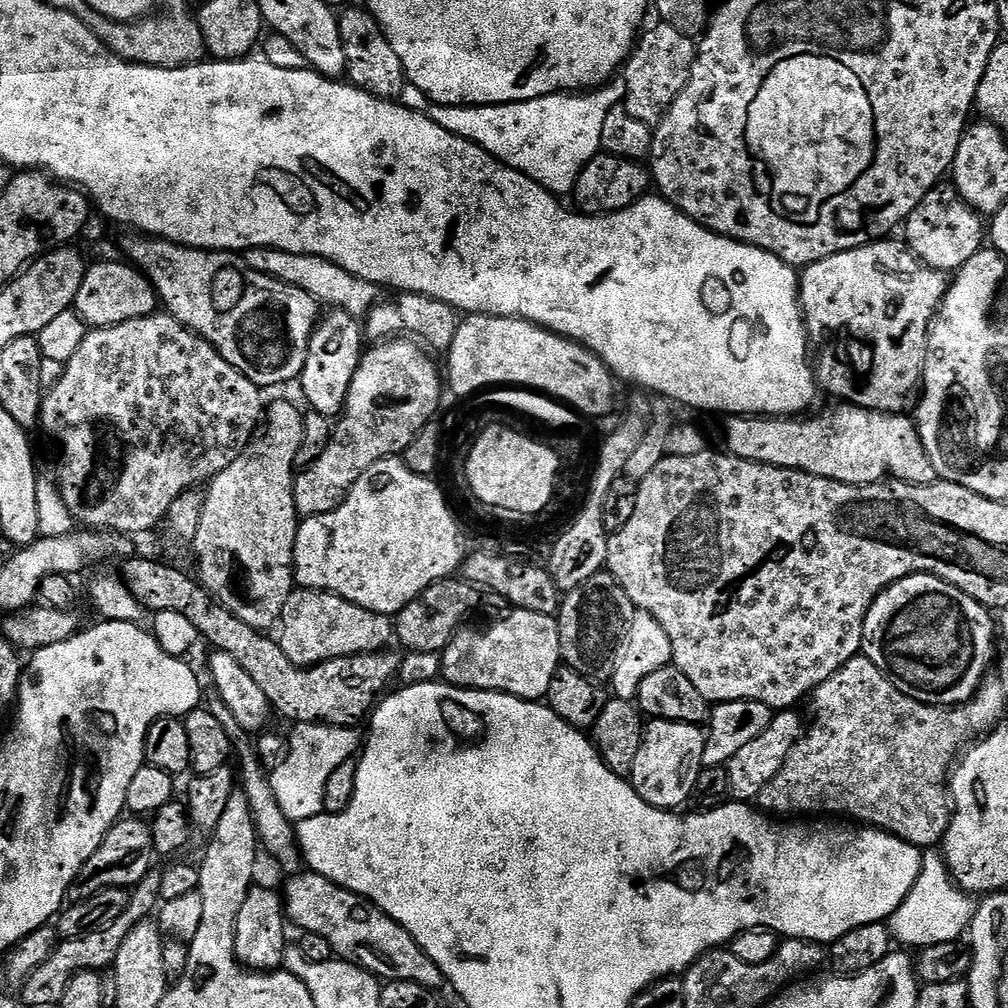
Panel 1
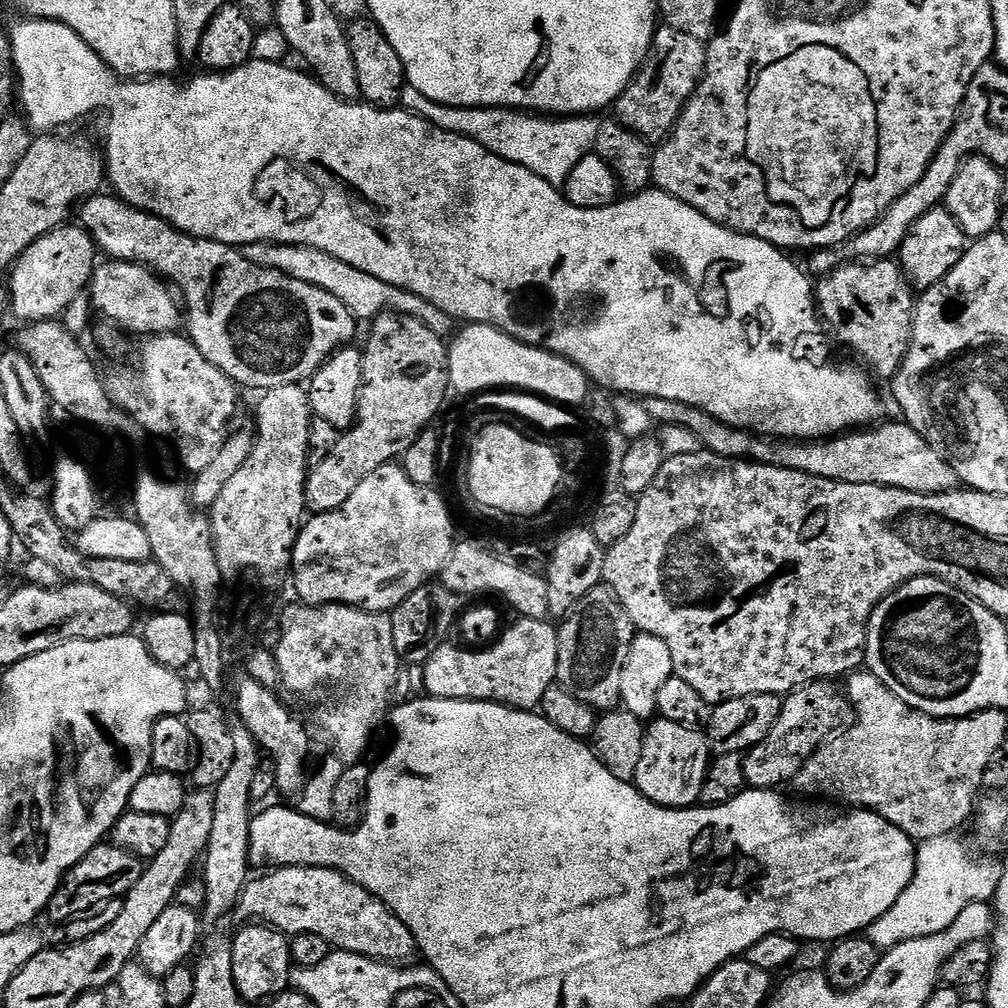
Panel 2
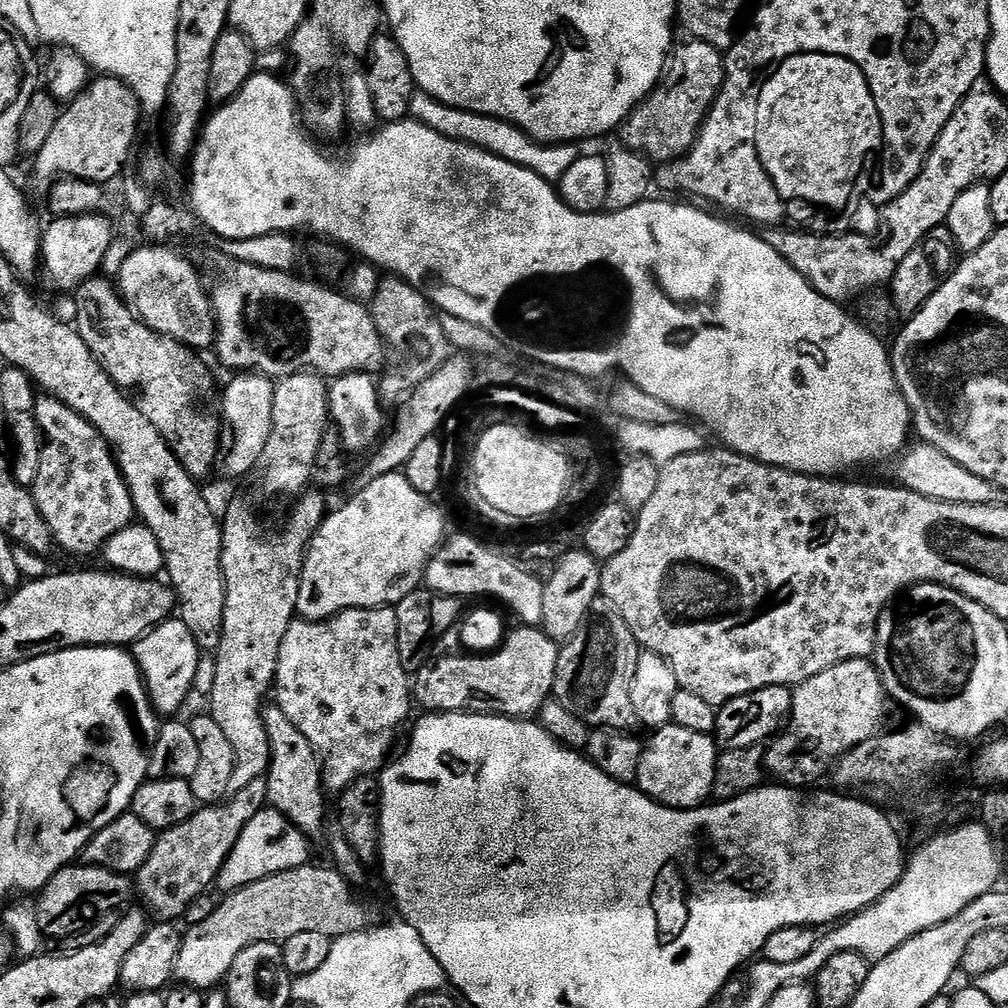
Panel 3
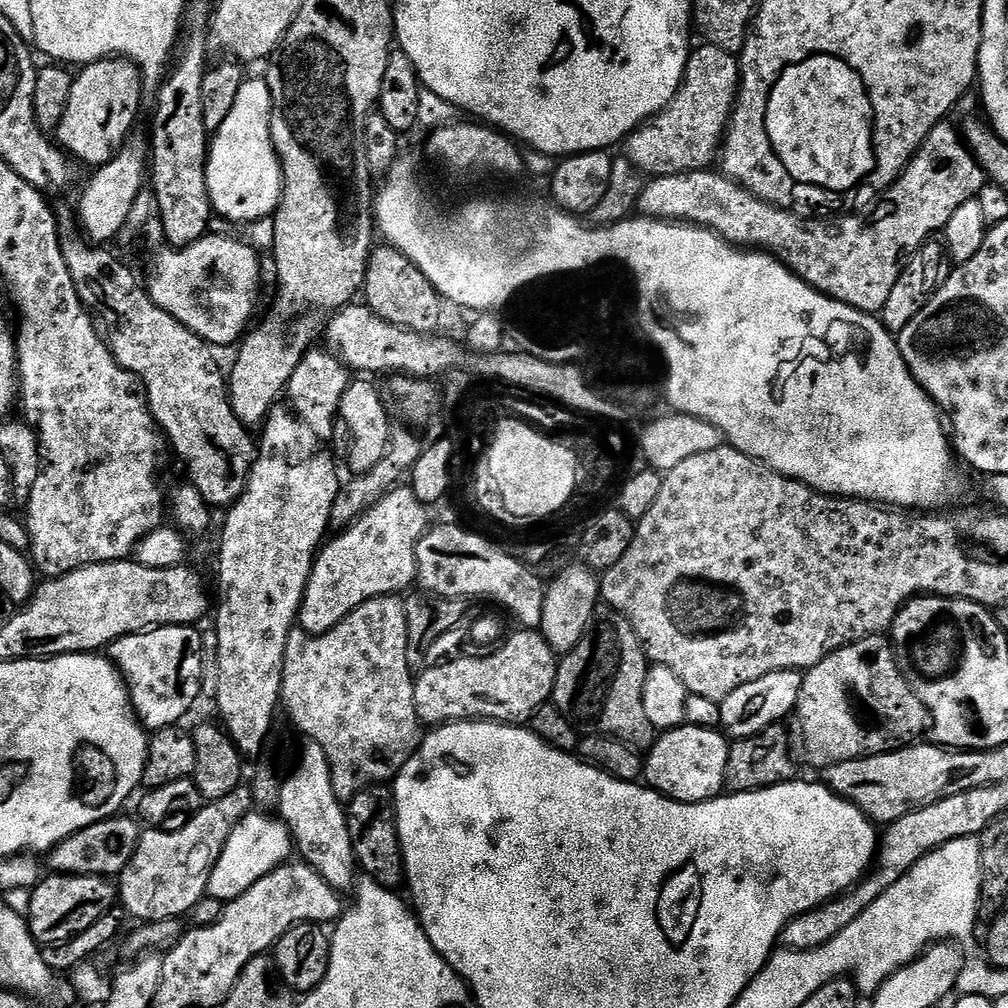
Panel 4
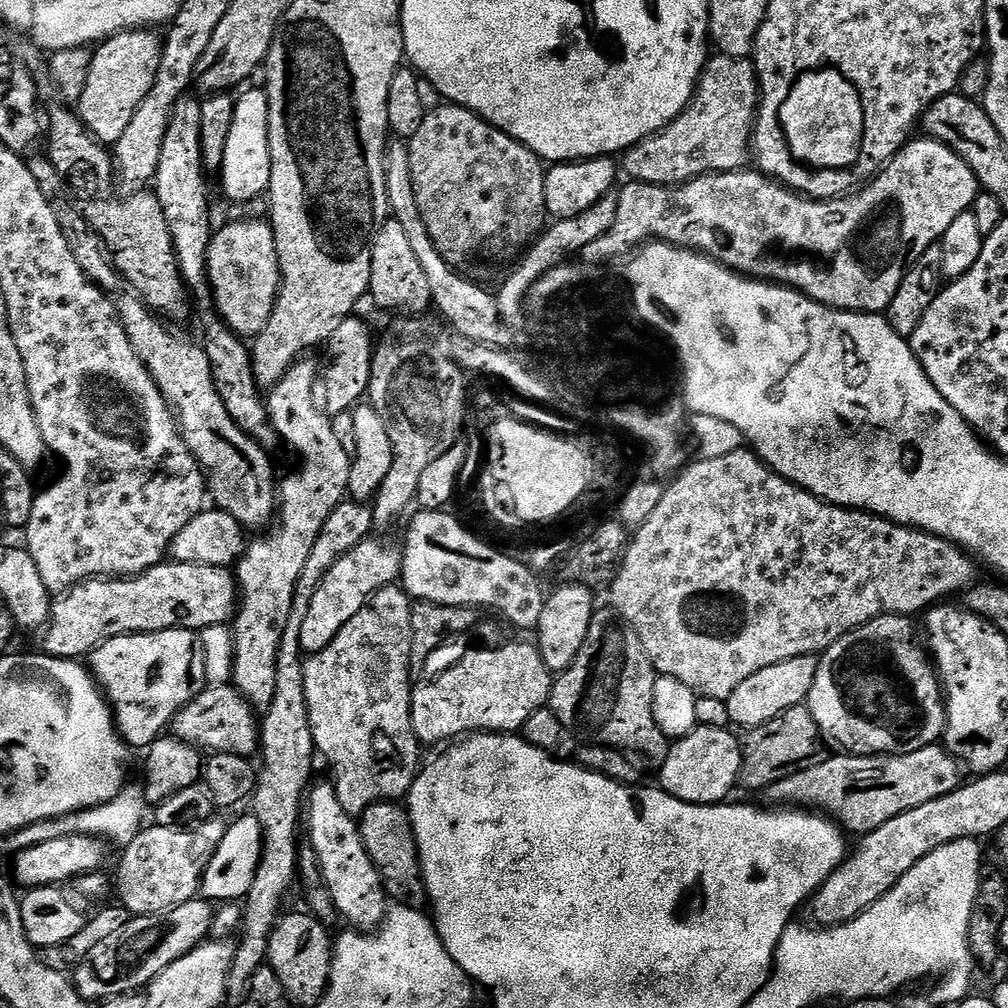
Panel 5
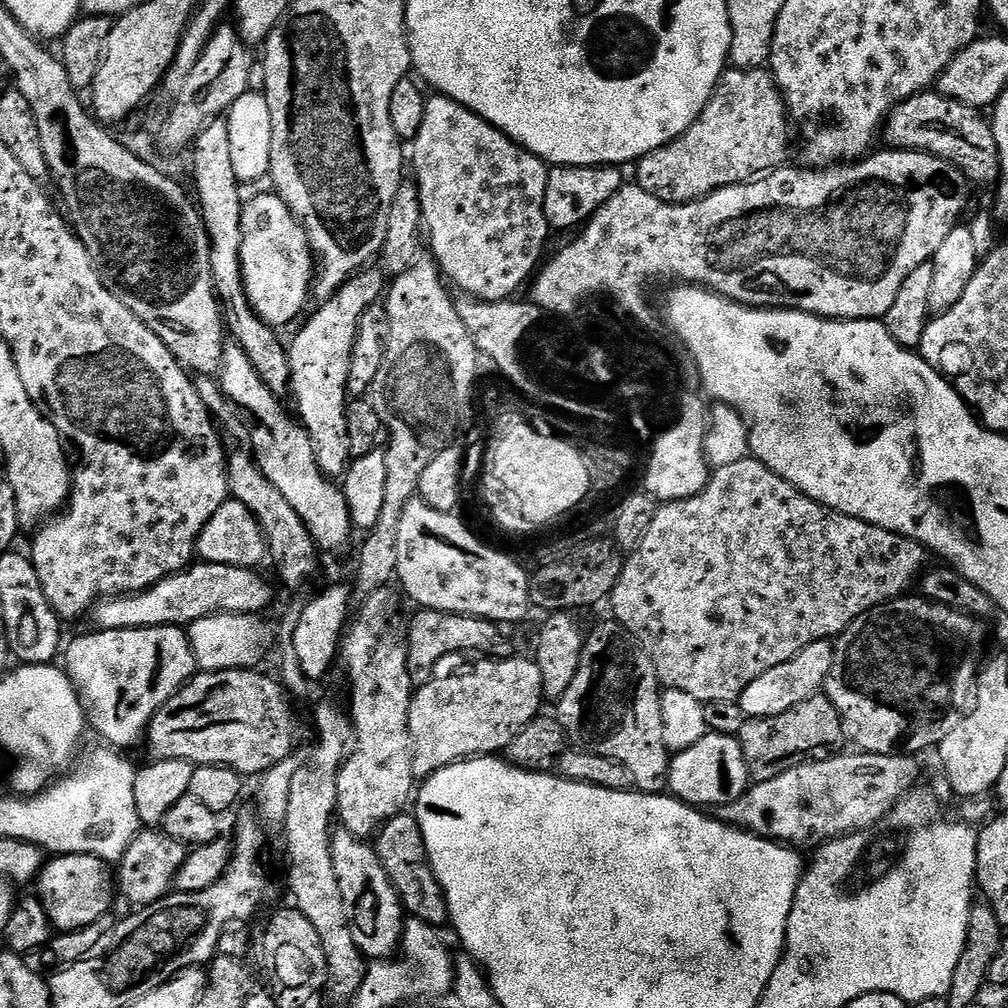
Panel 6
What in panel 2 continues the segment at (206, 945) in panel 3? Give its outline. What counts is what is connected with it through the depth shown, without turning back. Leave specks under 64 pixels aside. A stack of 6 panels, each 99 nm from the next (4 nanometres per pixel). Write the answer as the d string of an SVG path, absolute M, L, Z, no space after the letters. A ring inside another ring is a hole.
M277 868L265 871L264 876L249 879L242 890L234 909L234 916L240 922L256 921L276 928L285 936L301 936L302 934L318 934L333 949L341 952L353 952L371 960L380 960L383 964L403 965L418 949L414 934L406 930L406 926L387 906L370 890L358 886L350 878L346 878L333 868Z

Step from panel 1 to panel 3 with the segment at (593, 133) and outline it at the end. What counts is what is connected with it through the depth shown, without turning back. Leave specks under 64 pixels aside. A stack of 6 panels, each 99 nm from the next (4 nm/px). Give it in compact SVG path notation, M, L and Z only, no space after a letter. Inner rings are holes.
M419 90L412 95L410 116L418 123L430 126L430 130L438 130L438 134L442 134L446 138L457 140L463 144L472 144L506 162L514 162L526 170L534 170L534 174L538 174L549 182L560 181L562 174L566 174L566 170L570 170L570 166L574 166L578 155L575 143L541 144L539 140L533 140L531 136L510 122L443 104L441 100L436 100L430 94Z

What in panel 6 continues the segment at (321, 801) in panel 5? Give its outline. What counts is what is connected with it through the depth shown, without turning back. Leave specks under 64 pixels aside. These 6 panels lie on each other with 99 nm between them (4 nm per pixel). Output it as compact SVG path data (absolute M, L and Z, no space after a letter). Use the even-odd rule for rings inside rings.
M337 827L332 834L332 853L334 854L334 874L338 874L338 887L342 889L342 903L346 905L346 918L350 918L350 934L354 934L354 942L358 950L372 962L384 962L395 957L402 948L406 913L398 898L398 890L394 890L394 882L390 882L375 847L361 837L350 834L345 828Z

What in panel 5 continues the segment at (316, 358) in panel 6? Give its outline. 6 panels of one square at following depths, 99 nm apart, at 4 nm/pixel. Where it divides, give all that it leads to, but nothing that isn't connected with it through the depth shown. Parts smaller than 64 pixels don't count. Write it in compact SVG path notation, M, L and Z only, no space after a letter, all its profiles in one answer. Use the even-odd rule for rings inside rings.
M312 358L297 360L291 370L271 388L266 396L268 418L272 428L281 441L285 440L300 455L300 472L292 472L284 481L282 479L279 481L278 515L275 517L274 527L267 534L257 535L260 537L253 544L251 541L245 547L244 555L234 565L238 607L230 624L231 683L236 691L256 710L268 708L274 698L274 674L278 666L278 646L282 642L282 630L286 630L286 622L290 618L294 590L298 586L302 566L306 566L306 558L310 558L310 550L314 550L314 542L318 538L322 526L326 526L326 518L330 518L333 510L343 504L348 496L352 457L342 450L342 445L337 441L337 435L334 434L334 426L329 413L322 410L318 403L318 364L308 359Z

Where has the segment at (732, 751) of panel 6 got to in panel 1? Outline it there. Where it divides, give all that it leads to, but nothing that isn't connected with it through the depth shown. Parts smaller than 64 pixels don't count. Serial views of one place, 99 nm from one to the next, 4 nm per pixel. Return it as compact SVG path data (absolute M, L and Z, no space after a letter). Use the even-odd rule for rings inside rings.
M649 719L644 726L642 746L638 746L638 754L634 757L634 770L630 777L630 783L636 793L647 804L655 808L665 810L683 809L683 804L693 799L696 791L696 783L701 772L704 771L704 751L708 737L705 729L699 724L683 724L682 722L670 722L669 720Z

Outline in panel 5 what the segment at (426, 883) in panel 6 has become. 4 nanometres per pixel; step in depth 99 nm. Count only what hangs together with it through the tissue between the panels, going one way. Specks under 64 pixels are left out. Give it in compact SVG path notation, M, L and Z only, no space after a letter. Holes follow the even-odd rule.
M383 800L364 811L358 817L358 823L366 854L370 854L370 862L374 862L382 878L389 901L407 908L423 909L428 904L428 891L420 872L420 855L407 807L395 800Z

